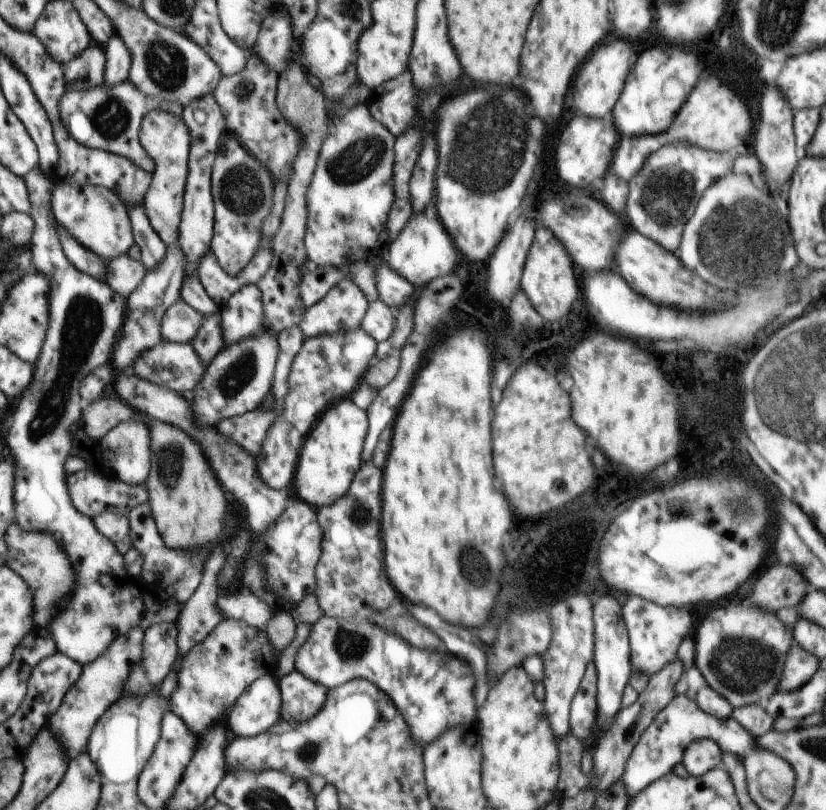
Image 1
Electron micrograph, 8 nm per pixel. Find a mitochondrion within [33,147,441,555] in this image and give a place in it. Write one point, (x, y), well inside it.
(242, 191)

